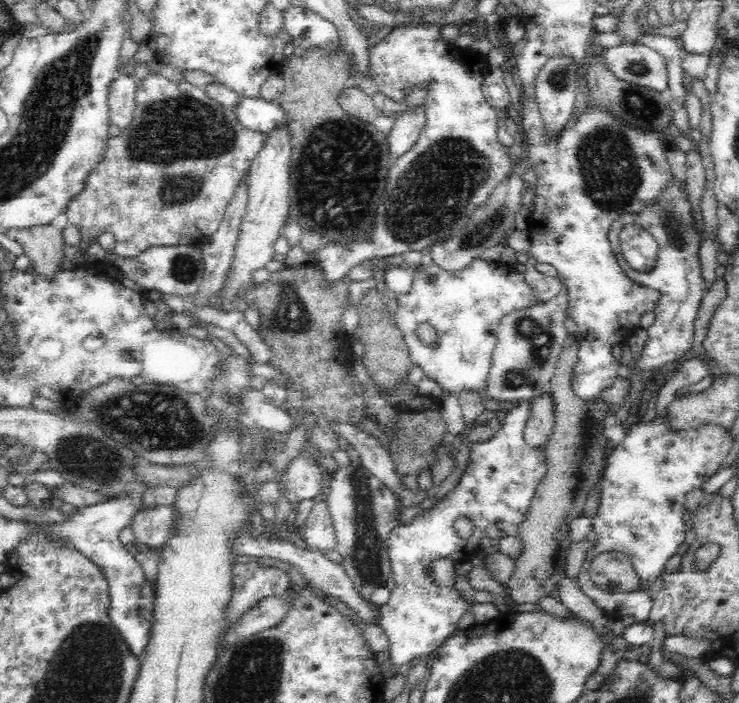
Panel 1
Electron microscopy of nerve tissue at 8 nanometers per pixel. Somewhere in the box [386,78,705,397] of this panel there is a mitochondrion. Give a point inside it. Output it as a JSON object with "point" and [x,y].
{"point":[611,176]}

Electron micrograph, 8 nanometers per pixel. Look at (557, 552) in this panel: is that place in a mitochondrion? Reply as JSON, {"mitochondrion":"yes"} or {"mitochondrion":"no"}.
{"mitochondrion":"yes"}

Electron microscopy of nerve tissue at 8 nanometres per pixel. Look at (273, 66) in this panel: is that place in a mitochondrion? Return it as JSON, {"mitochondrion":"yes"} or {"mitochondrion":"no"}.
{"mitochondrion":"no"}

